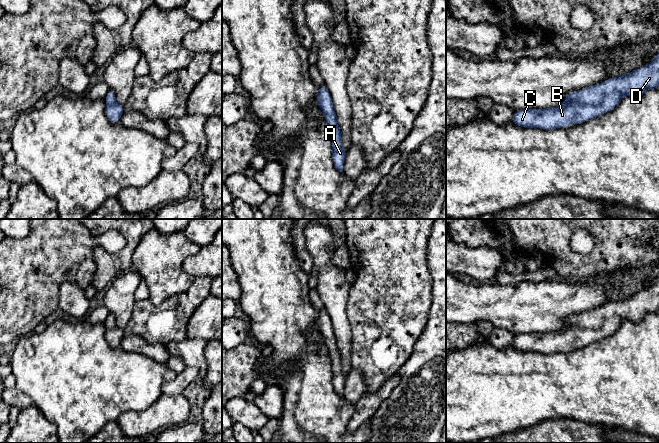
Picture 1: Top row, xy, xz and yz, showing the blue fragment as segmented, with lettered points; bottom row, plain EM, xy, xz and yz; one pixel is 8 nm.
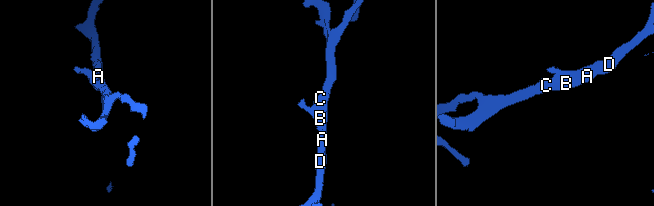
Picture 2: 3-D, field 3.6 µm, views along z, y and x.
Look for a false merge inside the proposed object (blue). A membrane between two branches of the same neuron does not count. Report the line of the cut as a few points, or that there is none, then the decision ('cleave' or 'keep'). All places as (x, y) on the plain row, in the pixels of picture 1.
no cut; keep

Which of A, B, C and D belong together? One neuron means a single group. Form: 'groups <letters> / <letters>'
groups A B C D

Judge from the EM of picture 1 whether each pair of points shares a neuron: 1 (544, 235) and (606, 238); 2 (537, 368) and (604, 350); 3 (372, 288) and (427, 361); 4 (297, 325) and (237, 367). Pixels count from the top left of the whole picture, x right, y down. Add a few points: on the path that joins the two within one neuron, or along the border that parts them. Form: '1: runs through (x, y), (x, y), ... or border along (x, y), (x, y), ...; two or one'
1: runs through (560, 251), (568, 259), (589, 259), (594, 254); one
2: runs through (554, 368), (587, 367); one
3: border along (426, 324), (411, 355), (402, 365); two
4: border along (250, 341), (255, 343); two

